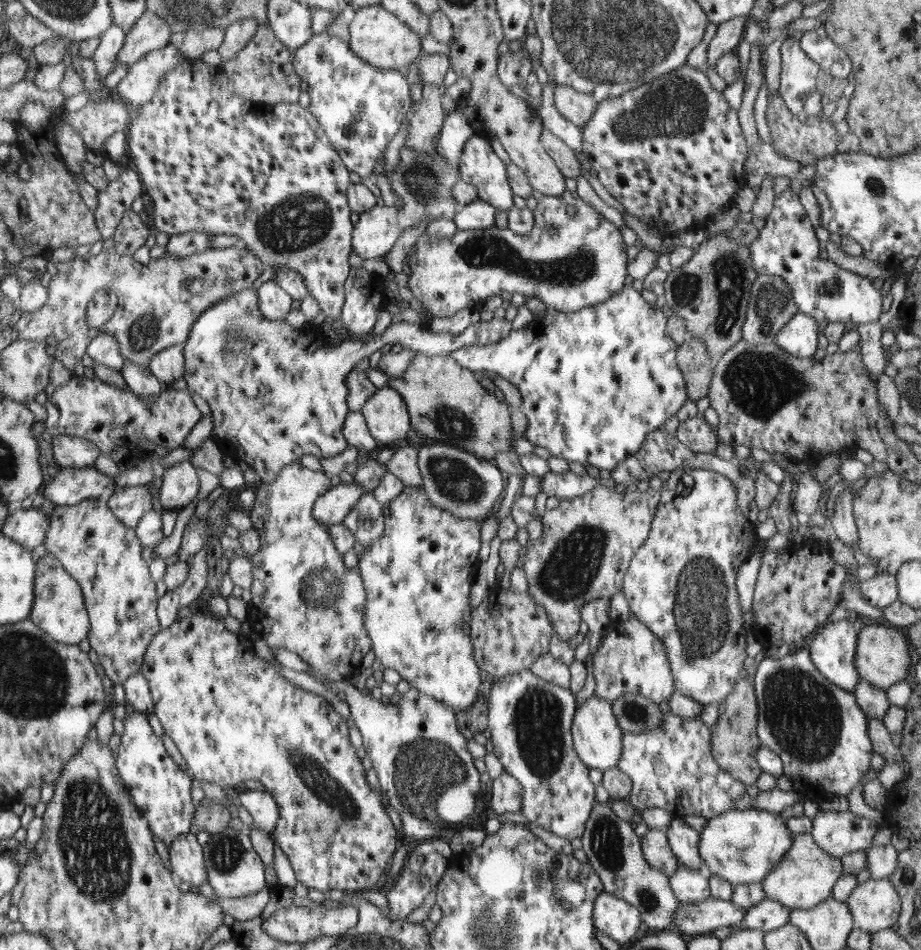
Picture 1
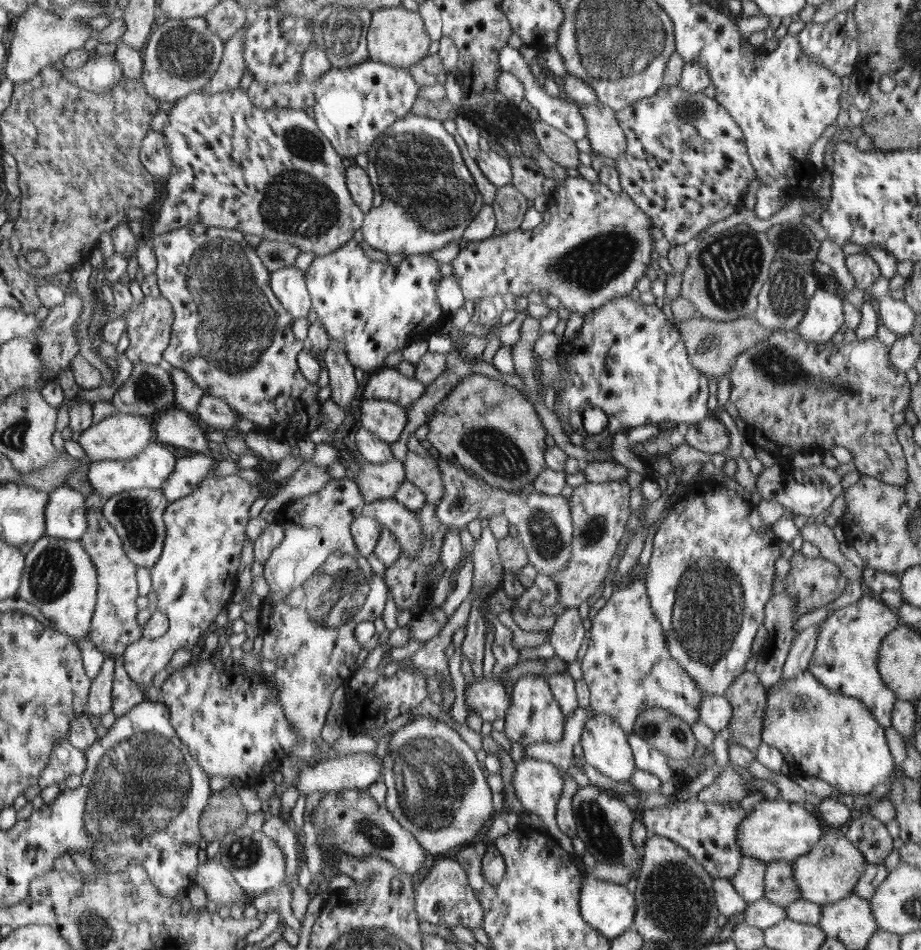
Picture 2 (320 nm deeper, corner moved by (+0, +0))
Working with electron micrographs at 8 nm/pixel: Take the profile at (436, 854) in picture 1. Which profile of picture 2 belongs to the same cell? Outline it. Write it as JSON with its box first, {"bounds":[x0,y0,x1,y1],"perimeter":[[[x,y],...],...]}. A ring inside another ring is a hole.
{"bounds":[415,856,484,929],"perimeter":[[[446,856],[437,857],[428,875],[415,887],[415,910],[421,919],[434,923],[440,929],[452,926],[464,926],[469,929],[480,928],[484,916],[484,909],[468,882],[466,871],[457,860]]]}

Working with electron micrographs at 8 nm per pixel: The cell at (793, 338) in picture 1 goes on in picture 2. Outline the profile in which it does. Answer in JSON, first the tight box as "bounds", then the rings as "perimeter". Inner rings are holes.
{"bounds":[795,287,844,343],"perimeter":[[[820,287],[808,301],[806,314],[795,330],[811,343],[830,340],[844,329],[843,301]]]}

